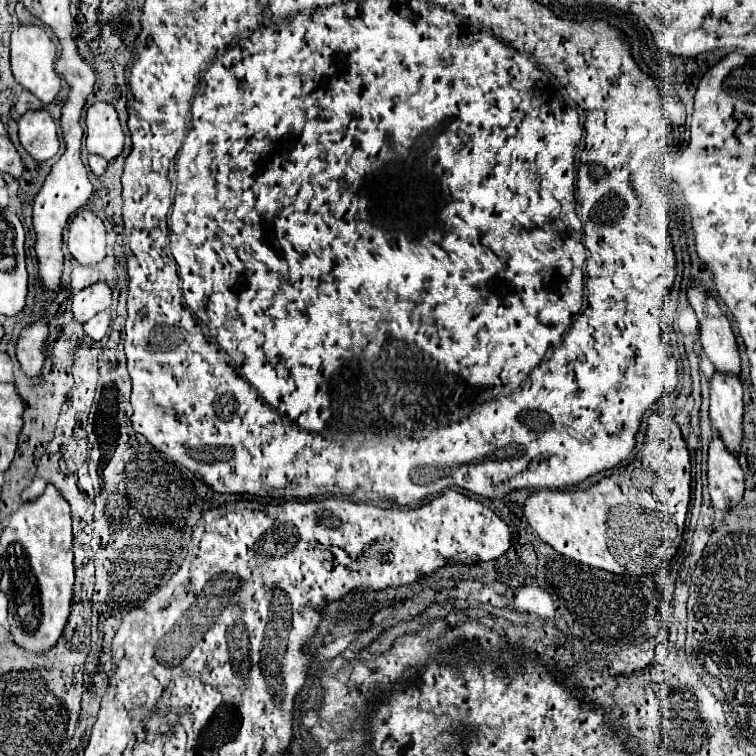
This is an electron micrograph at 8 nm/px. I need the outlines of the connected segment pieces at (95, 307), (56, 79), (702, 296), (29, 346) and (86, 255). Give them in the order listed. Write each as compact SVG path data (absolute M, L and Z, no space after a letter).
M99 280L99 282L79 290L73 296L73 306L71 306L73 316L79 322L87 322L95 314L99 314L111 306L111 294L113 294L113 290L107 286L105 280Z
M27 24L19 26L11 34L11 70L15 80L33 92L43 104L51 104L55 96L61 90L61 76L55 72L55 60L57 60L57 46L51 42L47 32L41 26Z
M701 286L689 288L687 298L699 320L703 352L713 362L717 372L737 376L741 372L741 358L739 358L737 342L735 342L731 324L721 314L717 302Z
M39 320L23 328L21 342L17 348L17 358L27 376L37 378L43 366L43 342L47 340L47 322Z
M81 210L69 224L69 252L81 264L97 264L107 254L107 230L103 220L91 212Z

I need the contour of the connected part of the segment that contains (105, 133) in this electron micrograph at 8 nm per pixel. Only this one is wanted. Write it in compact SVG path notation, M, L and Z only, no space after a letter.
M97 102L87 108L87 150L89 154L99 154L113 160L123 150L123 130L119 124L119 114L109 102Z

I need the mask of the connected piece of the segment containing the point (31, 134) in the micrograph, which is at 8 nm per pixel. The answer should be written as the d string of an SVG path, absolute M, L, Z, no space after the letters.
M47 108L29 110L19 118L19 140L37 162L45 162L57 154L59 134Z

